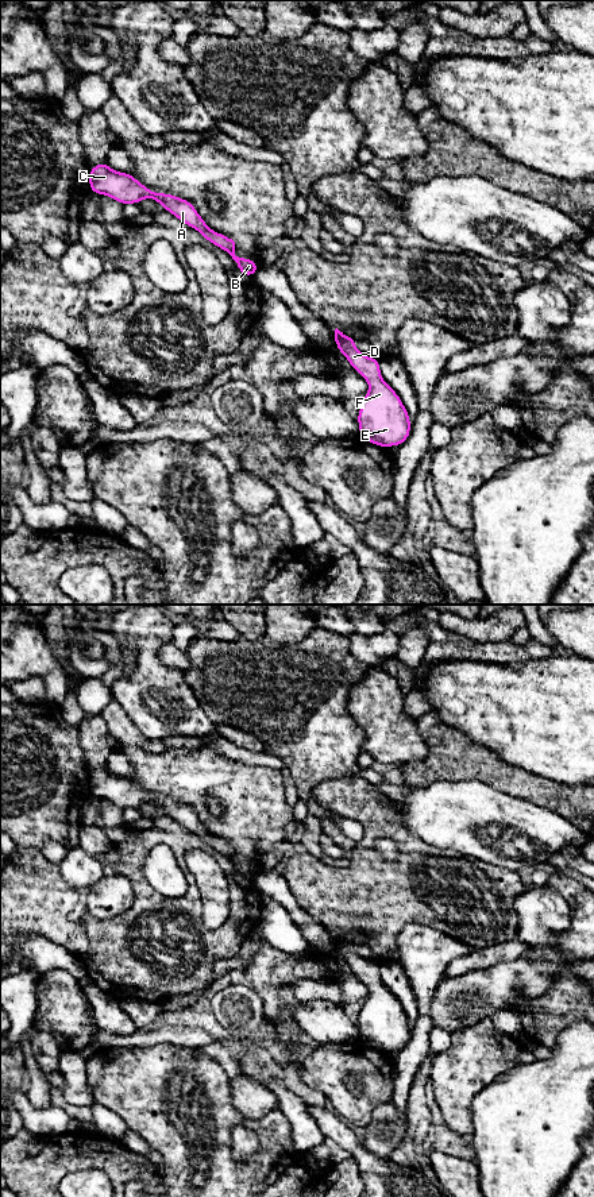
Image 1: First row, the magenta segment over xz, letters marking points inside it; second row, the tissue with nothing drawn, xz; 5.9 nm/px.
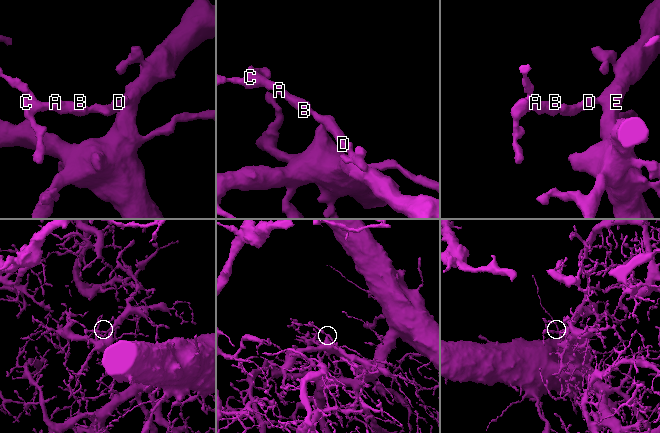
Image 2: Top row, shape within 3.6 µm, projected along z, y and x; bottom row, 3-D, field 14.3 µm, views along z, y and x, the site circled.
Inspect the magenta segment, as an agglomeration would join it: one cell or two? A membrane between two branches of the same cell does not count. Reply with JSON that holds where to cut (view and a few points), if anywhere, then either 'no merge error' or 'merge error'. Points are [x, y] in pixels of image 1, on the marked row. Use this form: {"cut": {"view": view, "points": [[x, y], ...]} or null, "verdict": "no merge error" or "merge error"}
{"cut": null, "verdict": "no merge error"}

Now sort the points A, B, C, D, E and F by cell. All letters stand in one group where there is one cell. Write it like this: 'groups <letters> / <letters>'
groups A B C D E F

